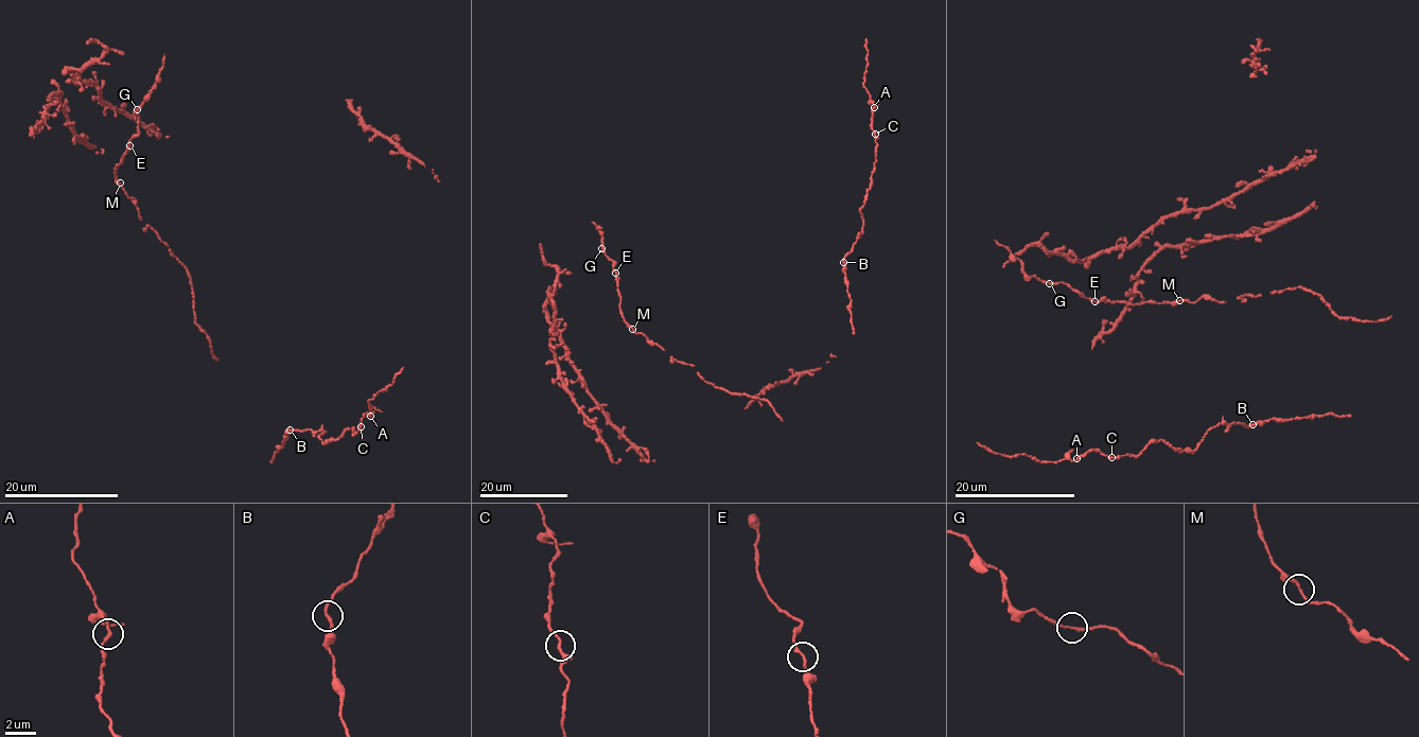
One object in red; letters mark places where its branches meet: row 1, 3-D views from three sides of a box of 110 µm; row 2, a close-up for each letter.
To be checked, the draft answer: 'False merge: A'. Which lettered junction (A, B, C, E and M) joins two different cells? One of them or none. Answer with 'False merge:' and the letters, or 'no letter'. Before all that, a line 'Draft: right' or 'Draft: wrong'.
Draft: wrong
False merge: no letter

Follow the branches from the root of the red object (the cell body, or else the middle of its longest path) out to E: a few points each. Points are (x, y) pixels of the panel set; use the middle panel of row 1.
E: (632, 329), (625, 320), (620, 310), (616, 273)

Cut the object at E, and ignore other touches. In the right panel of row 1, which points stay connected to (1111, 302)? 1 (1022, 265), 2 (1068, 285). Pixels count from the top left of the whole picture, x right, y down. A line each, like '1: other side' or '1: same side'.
1: other side
2: other side

